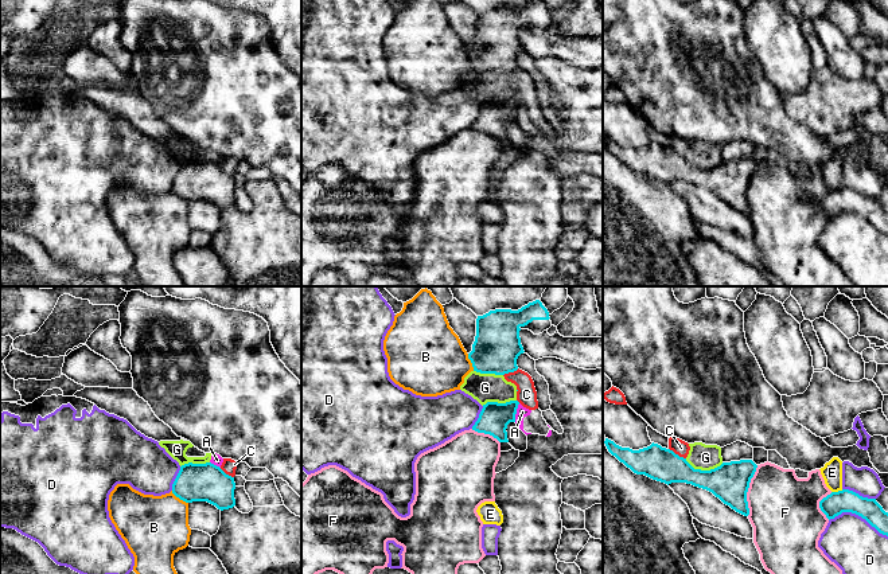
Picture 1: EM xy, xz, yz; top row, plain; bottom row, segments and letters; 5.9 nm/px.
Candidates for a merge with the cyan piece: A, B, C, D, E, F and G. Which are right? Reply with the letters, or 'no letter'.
no letter

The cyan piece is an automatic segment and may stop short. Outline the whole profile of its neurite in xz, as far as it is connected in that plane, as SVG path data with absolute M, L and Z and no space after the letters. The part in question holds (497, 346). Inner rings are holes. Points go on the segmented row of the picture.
M535 300L518 311L495 309L476 319L476 336L468 359L474 371L480 374L505 375L518 370L517 359L523 354L519 331L529 329L534 335L540 335L552 327L549 312L545 305Z

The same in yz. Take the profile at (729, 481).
M604 441L608 452L636 475L671 484L686 483L706 489L736 512L748 516L747 492L757 465L752 460L723 462L710 470L694 469L683 457L673 450L651 444L632 450L614 441Z

